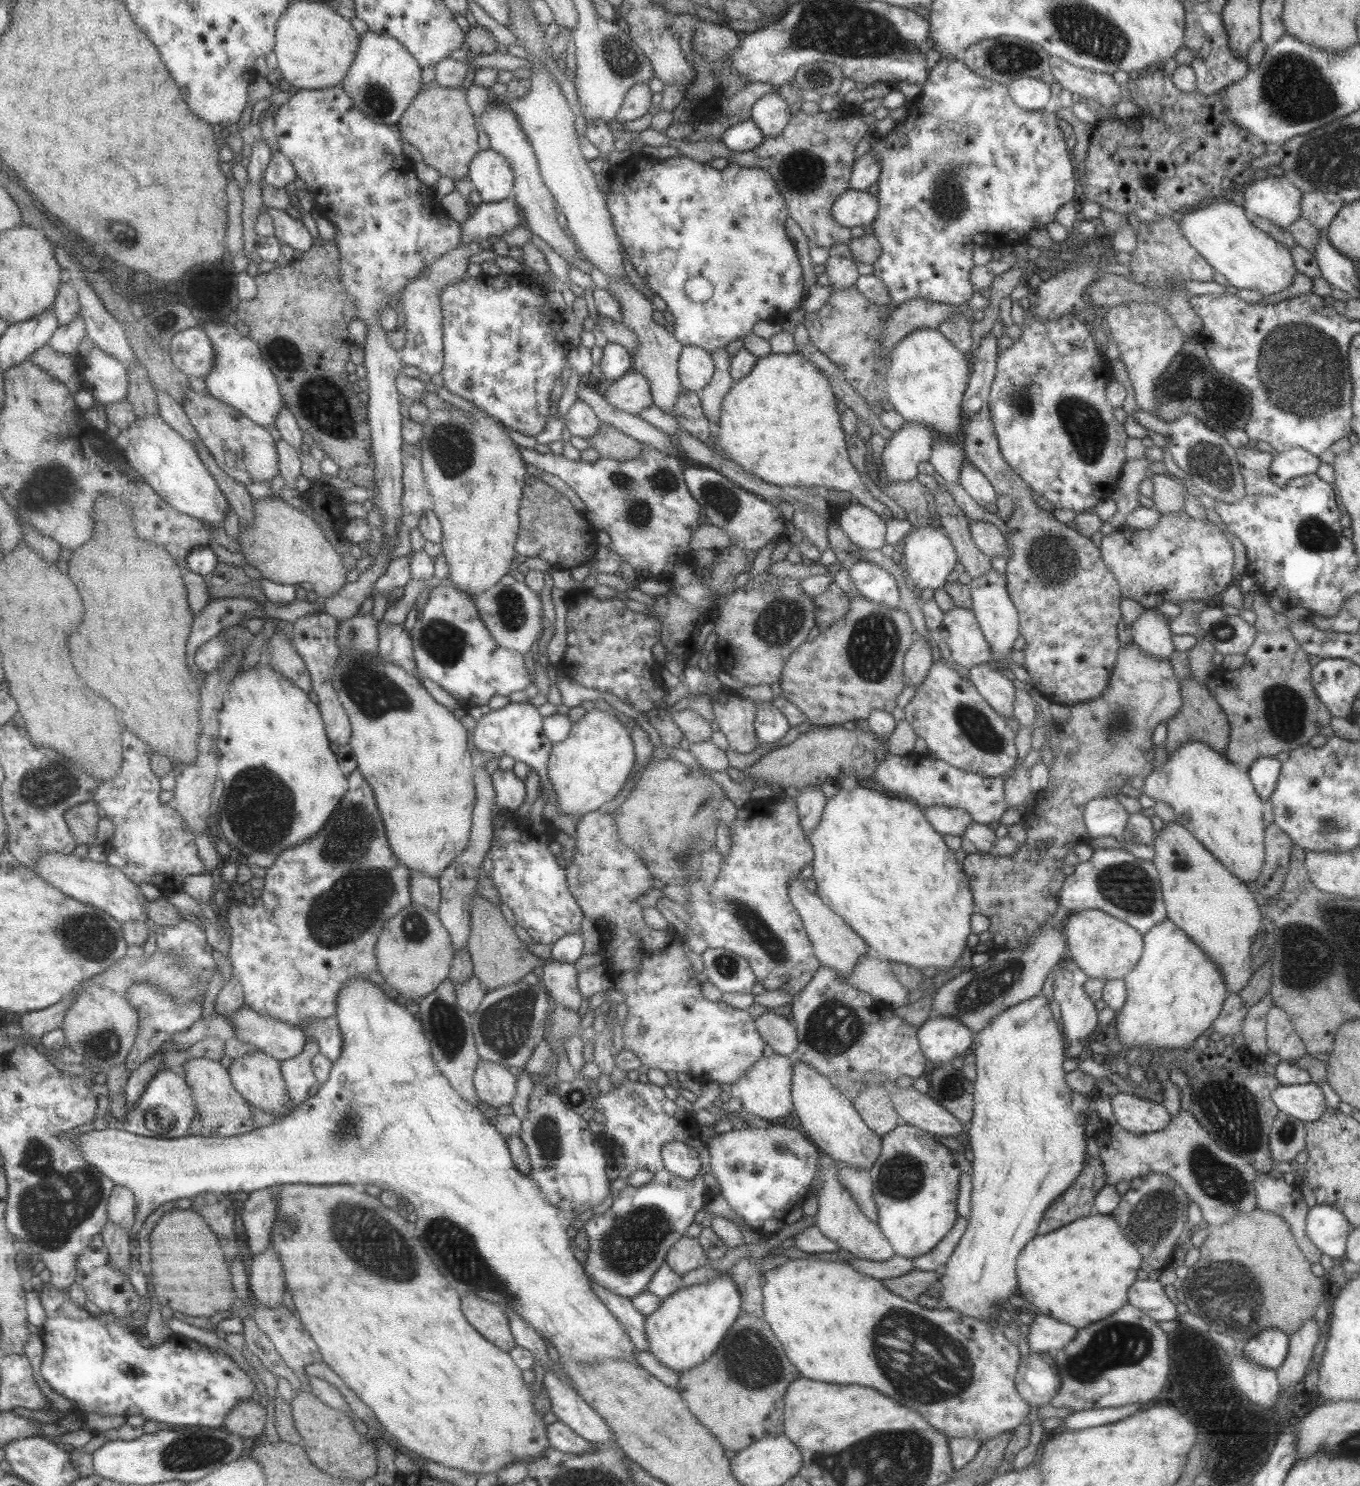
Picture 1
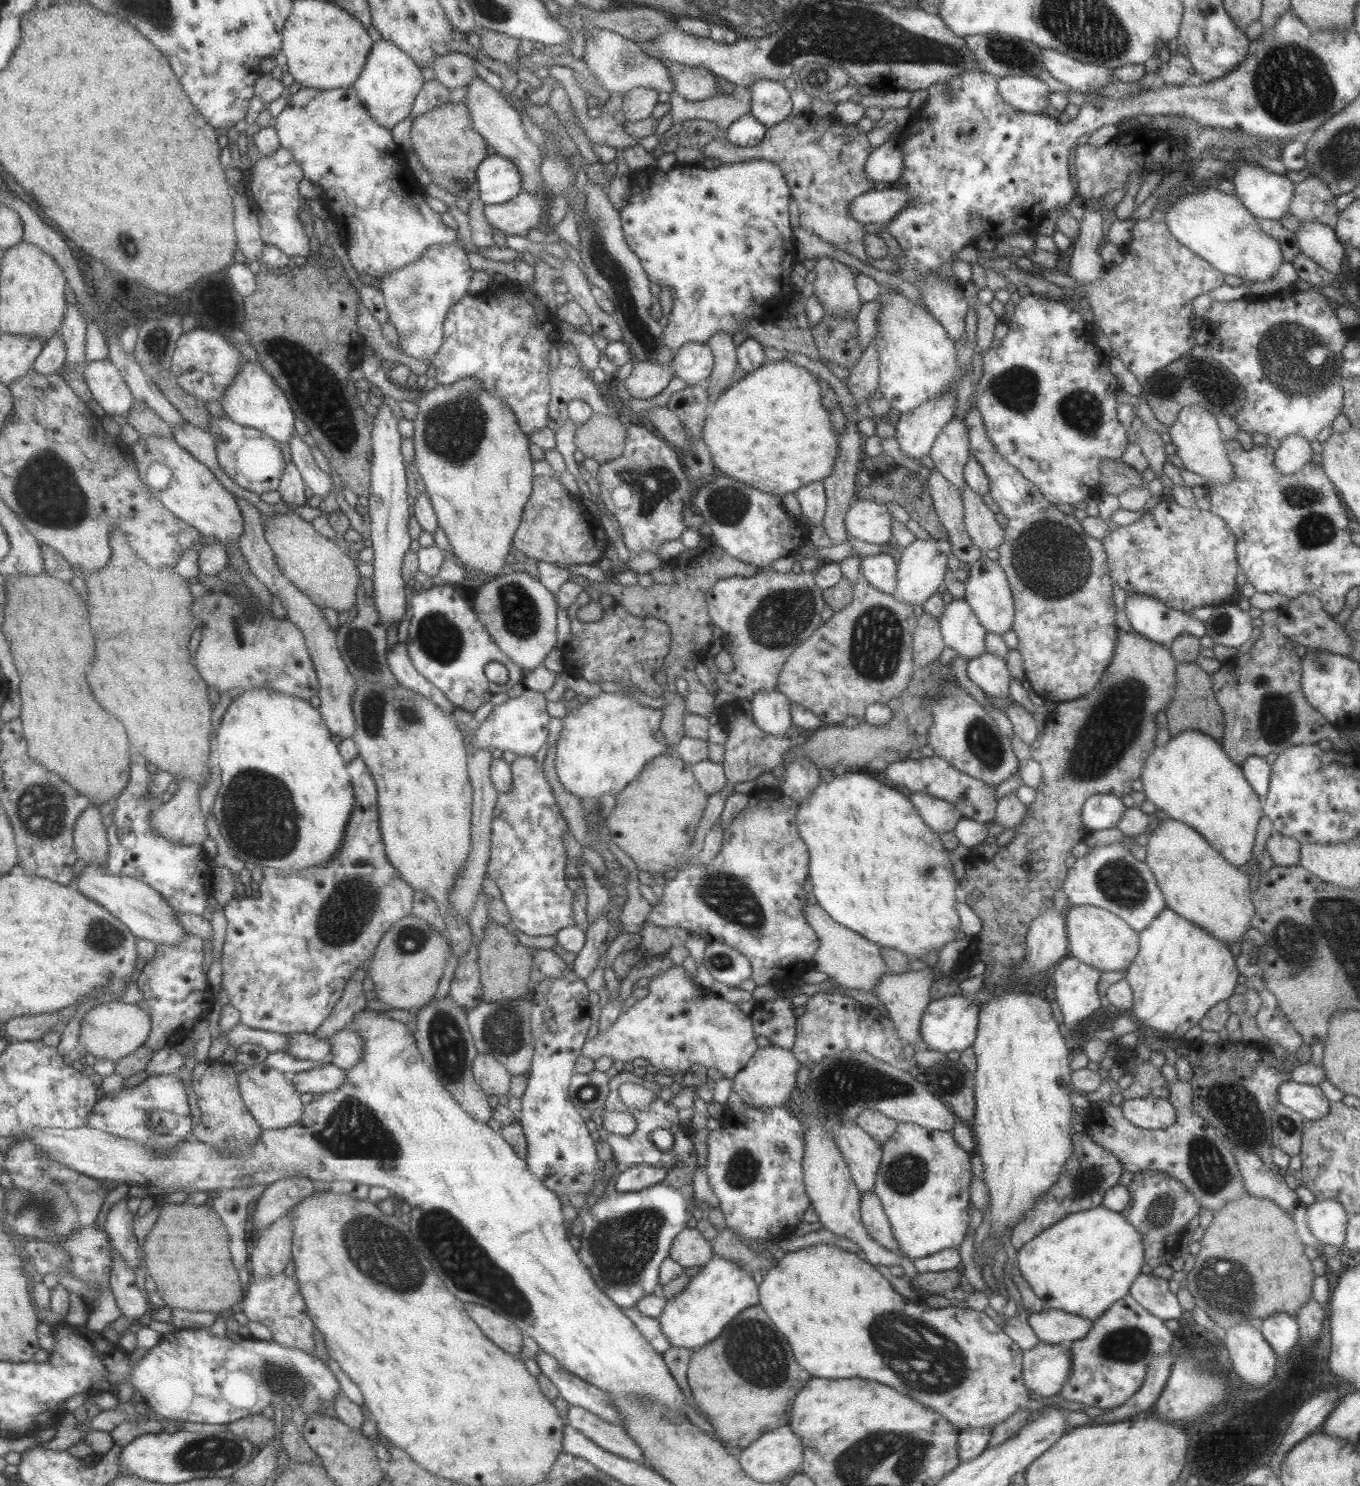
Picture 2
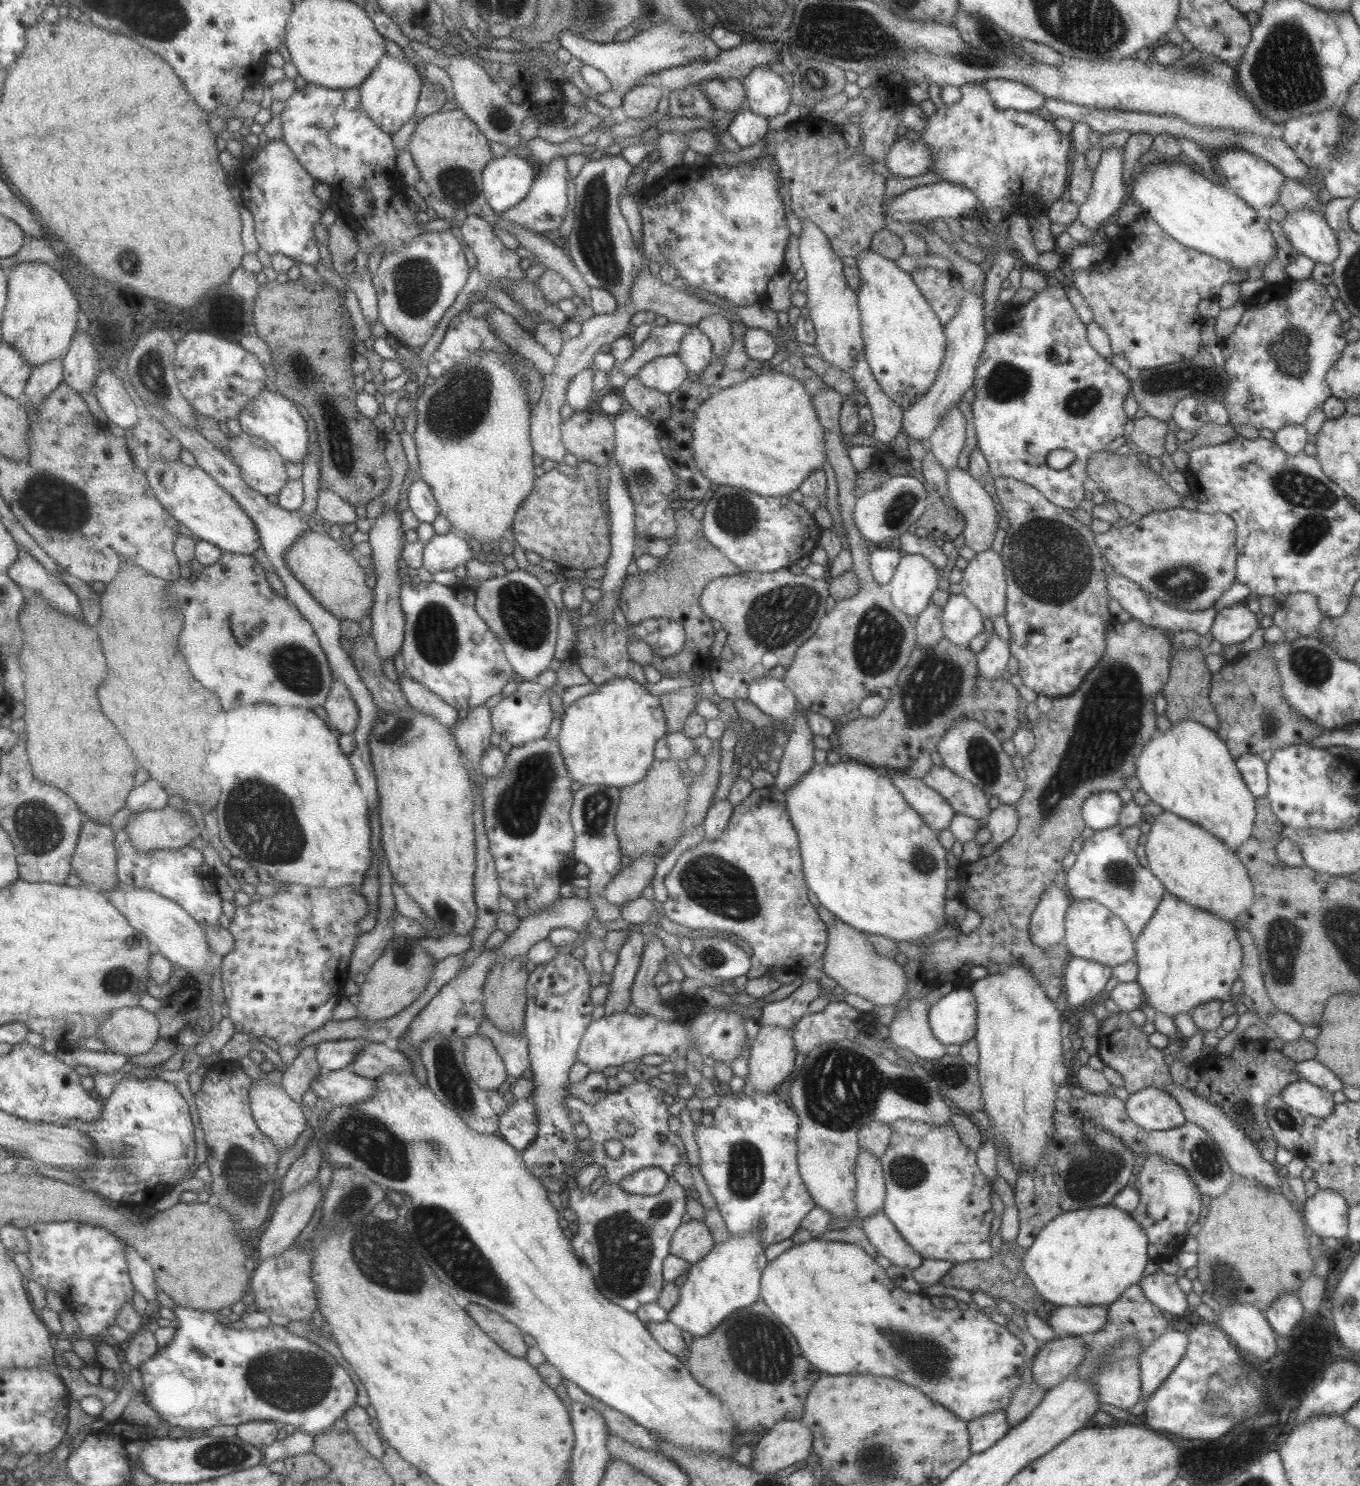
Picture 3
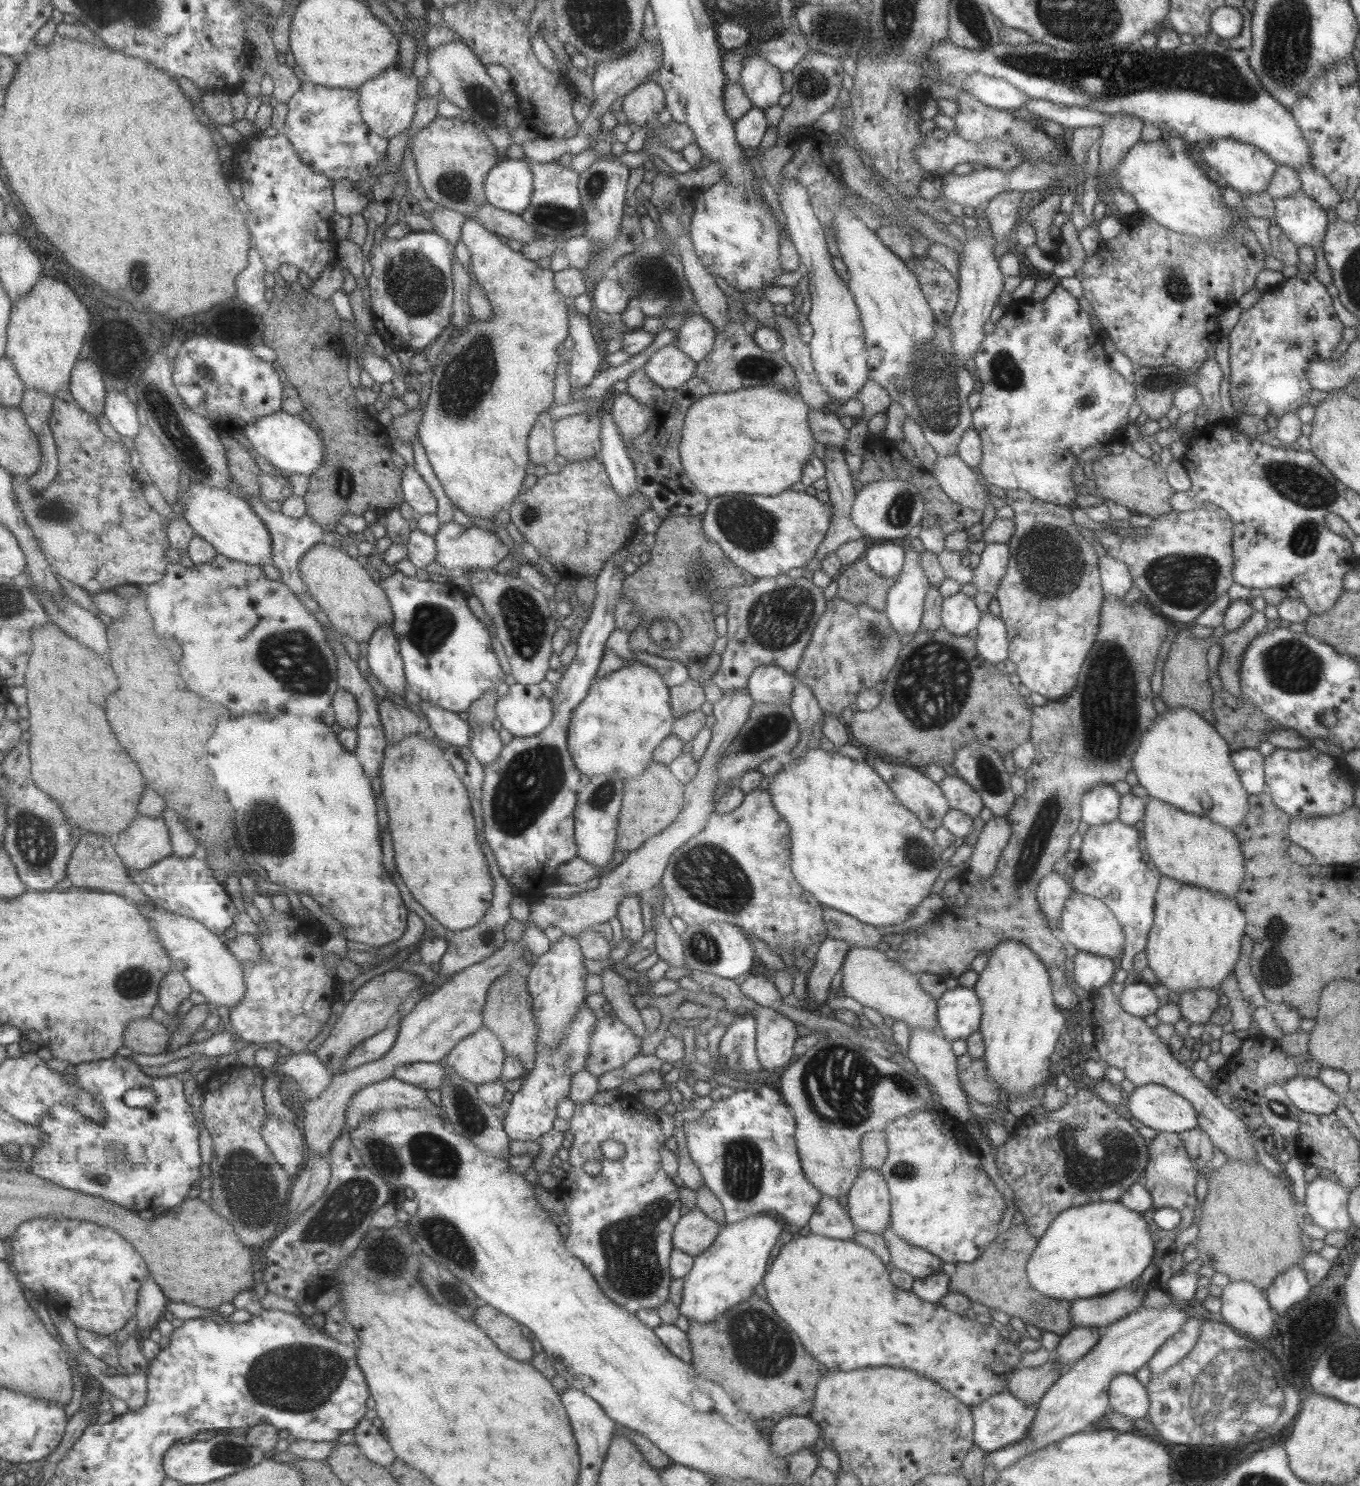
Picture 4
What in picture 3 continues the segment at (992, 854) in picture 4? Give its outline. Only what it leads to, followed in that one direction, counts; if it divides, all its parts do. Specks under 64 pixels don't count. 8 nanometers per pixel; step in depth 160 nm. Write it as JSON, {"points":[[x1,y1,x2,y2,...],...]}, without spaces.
{"points":[[999,803,995,809,991,809,986,817,984,828,990,832,990,842,996,848,1014,835,1018,823,1018,814,1014,805]]}

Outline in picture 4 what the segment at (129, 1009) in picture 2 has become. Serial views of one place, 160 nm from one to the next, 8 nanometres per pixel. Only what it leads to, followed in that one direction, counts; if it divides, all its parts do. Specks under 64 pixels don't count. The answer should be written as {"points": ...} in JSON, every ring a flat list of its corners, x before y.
{"points":[[152,1017,132,1020,124,1032,124,1046,134,1053,156,1055,167,1050,171,1031]]}

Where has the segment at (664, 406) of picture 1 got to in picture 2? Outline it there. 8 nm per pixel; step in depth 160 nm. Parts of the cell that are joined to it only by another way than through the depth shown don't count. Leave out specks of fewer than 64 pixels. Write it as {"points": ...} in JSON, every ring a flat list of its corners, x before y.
{"points":[[586,183,585,209,576,223,579,234,576,250,585,267,587,279,592,285,598,286,613,304,612,316,621,327,622,341,628,345,632,358,636,362,672,364,673,350,665,346,662,327,649,315,654,300,649,293,649,279,637,257,625,243,618,210,609,203,608,196,599,185]]}

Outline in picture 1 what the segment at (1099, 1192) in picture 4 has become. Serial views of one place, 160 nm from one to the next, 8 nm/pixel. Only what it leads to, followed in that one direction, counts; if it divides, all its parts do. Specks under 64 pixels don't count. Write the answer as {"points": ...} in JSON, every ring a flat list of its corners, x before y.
{"points":[[1085,1156,1083,1169,1059,1197,1053,1200,1039,1224,1036,1234,1047,1234,1060,1226,1065,1226,1078,1218,1093,1213,1093,1202,1097,1192,1105,1185,1105,1172,1099,1158]]}

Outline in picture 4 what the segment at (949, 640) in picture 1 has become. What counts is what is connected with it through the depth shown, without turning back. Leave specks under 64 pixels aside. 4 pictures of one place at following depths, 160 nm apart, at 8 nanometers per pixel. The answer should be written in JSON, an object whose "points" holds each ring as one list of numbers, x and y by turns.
{"points":[[961,591,942,600,941,627,955,636,966,636,969,631,975,631,980,615,973,597]]}

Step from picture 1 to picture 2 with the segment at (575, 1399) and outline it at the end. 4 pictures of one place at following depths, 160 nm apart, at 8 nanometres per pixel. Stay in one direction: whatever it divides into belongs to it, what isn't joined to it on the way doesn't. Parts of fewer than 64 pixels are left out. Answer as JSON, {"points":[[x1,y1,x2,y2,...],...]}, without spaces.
{"points":[[569,1404,567,1407,567,1421,571,1428,578,1430,603,1450,650,1468,644,1462,641,1449,627,1436,621,1425,608,1423,581,1407]]}

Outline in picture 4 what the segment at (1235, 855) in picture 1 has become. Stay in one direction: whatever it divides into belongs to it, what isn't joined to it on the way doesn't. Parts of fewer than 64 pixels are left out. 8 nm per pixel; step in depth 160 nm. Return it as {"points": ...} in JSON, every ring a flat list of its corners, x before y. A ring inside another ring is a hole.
{"points":[[1169,707,1165,714,1155,716,1153,725,1140,738,1131,759,1132,771,1149,798,1170,804,1187,814,1204,816,1233,831,1248,813,1248,795,1233,768,1231,753,1214,726,1193,710],[1203,793,1211,799,1209,810,1203,810,1201,806,1199,797]]}

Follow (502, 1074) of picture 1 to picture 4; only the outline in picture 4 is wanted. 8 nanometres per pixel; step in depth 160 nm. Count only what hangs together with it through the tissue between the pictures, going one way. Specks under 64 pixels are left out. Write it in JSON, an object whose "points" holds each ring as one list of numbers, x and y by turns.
{"points":[[482,1026,457,1042,446,1060,462,1079,477,1085,501,1079,504,1055,499,1039]]}

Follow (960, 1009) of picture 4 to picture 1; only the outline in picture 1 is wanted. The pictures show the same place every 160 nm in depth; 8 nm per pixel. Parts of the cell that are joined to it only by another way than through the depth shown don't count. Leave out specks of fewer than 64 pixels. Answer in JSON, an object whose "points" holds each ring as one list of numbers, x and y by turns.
{"points":[[929,1015,917,1029,918,1043,923,1056,936,1064,947,1064,964,1055,975,1034,965,1028,956,1018]]}

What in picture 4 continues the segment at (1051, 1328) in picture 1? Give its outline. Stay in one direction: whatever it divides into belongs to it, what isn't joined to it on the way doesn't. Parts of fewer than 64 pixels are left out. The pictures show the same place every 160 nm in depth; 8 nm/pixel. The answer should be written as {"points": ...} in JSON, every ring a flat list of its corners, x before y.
{"points":[[1157,1279,1146,1282,1133,1281,1113,1292,1091,1298,1070,1301,1069,1318,1073,1326,1097,1326,1102,1330,1112,1322,1123,1318,1142,1306,1142,1297,1149,1289,1155,1289]]}

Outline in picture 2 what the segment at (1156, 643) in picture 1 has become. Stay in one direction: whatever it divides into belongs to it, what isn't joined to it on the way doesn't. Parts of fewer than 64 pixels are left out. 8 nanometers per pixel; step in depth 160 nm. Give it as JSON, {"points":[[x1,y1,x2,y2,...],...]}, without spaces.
{"points":[[1127,594,1123,610,1133,631,1163,646,1169,647,1183,633,1197,638,1205,635,1205,625,1198,621,1199,614,1173,610,1142,594]]}

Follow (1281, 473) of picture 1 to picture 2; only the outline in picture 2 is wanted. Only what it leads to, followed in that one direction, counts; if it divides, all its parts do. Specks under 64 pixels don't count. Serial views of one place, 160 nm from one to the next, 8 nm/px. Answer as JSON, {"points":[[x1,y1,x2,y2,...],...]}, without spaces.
{"points":[[1290,434,1279,441,1279,447,1274,452,1272,465,1283,474,1291,474,1311,461,1313,454,1309,441,1297,434]]}

